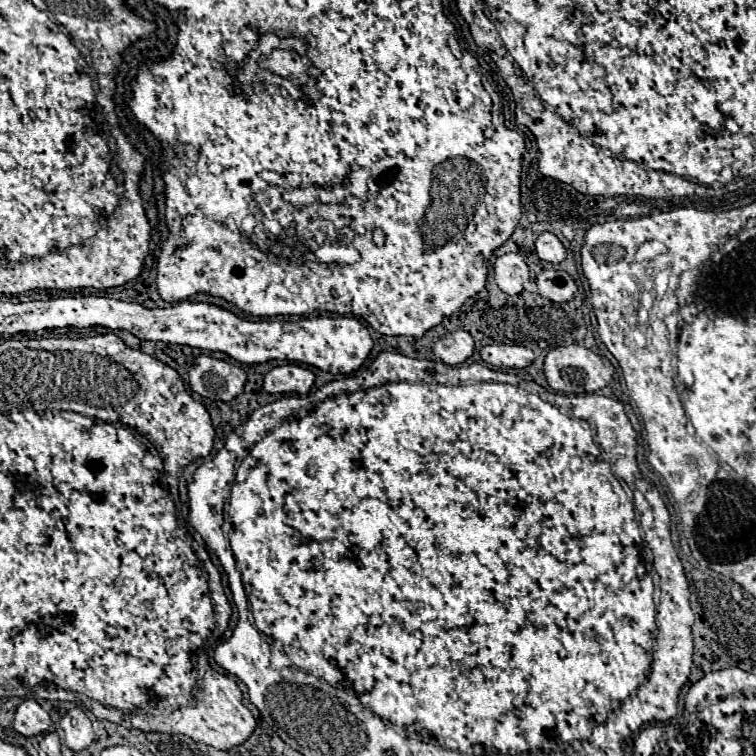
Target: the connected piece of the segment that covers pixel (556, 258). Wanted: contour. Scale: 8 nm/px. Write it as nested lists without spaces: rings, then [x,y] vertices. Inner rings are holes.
[[[551,232],[539,234],[535,246],[537,246],[537,256],[541,260],[545,260],[545,262],[551,262],[551,264],[559,264],[567,256],[567,250],[561,244],[561,240],[555,234],[551,234]]]

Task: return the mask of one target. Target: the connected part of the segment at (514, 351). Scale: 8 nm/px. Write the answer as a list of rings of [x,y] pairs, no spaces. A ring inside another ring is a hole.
[[[493,344],[493,346],[485,346],[481,350],[481,358],[483,362],[499,368],[499,370],[507,370],[507,368],[525,368],[535,360],[533,350],[525,348],[525,346],[515,346],[515,344]]]

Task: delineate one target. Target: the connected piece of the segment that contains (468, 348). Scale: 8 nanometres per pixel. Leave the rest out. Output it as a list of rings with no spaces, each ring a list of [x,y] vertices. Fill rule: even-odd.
[[[457,330],[453,334],[445,334],[435,346],[433,346],[433,354],[449,364],[449,366],[457,366],[463,364],[475,350],[475,340],[469,332],[465,330]]]

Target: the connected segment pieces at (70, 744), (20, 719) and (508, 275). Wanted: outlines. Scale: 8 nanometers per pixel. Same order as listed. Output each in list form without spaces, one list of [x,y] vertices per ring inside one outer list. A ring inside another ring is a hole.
[[[81,708],[69,710],[61,718],[59,726],[63,730],[63,738],[65,738],[67,748],[71,748],[71,750],[83,750],[93,742],[91,720],[87,718],[87,714]]]
[[[27,698],[15,710],[13,728],[17,732],[21,732],[23,736],[37,736],[37,734],[43,734],[51,728],[51,718],[33,698]]]
[[[505,254],[495,260],[495,282],[507,294],[521,294],[529,282],[529,266],[519,254]]]

